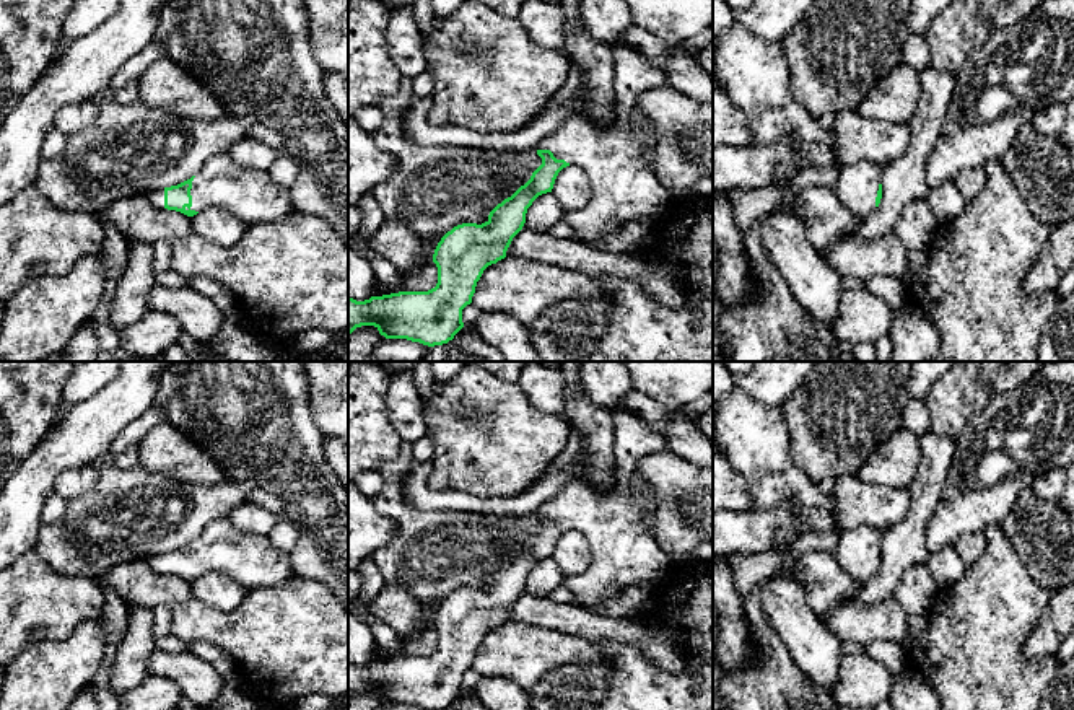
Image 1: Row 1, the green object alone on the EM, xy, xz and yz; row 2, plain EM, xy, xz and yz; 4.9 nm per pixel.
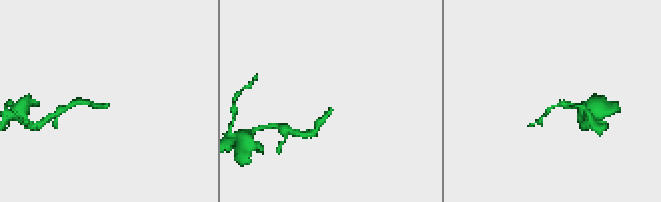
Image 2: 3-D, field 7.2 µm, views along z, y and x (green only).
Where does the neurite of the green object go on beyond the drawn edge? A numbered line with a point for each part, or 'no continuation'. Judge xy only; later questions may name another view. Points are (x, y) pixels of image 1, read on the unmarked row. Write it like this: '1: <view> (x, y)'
1: xy (253, 560)

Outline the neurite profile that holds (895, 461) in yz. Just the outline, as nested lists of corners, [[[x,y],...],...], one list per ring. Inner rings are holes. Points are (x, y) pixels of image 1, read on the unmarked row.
[[[903,427],[877,446],[856,477],[874,485],[908,489],[919,462],[919,436]]]

